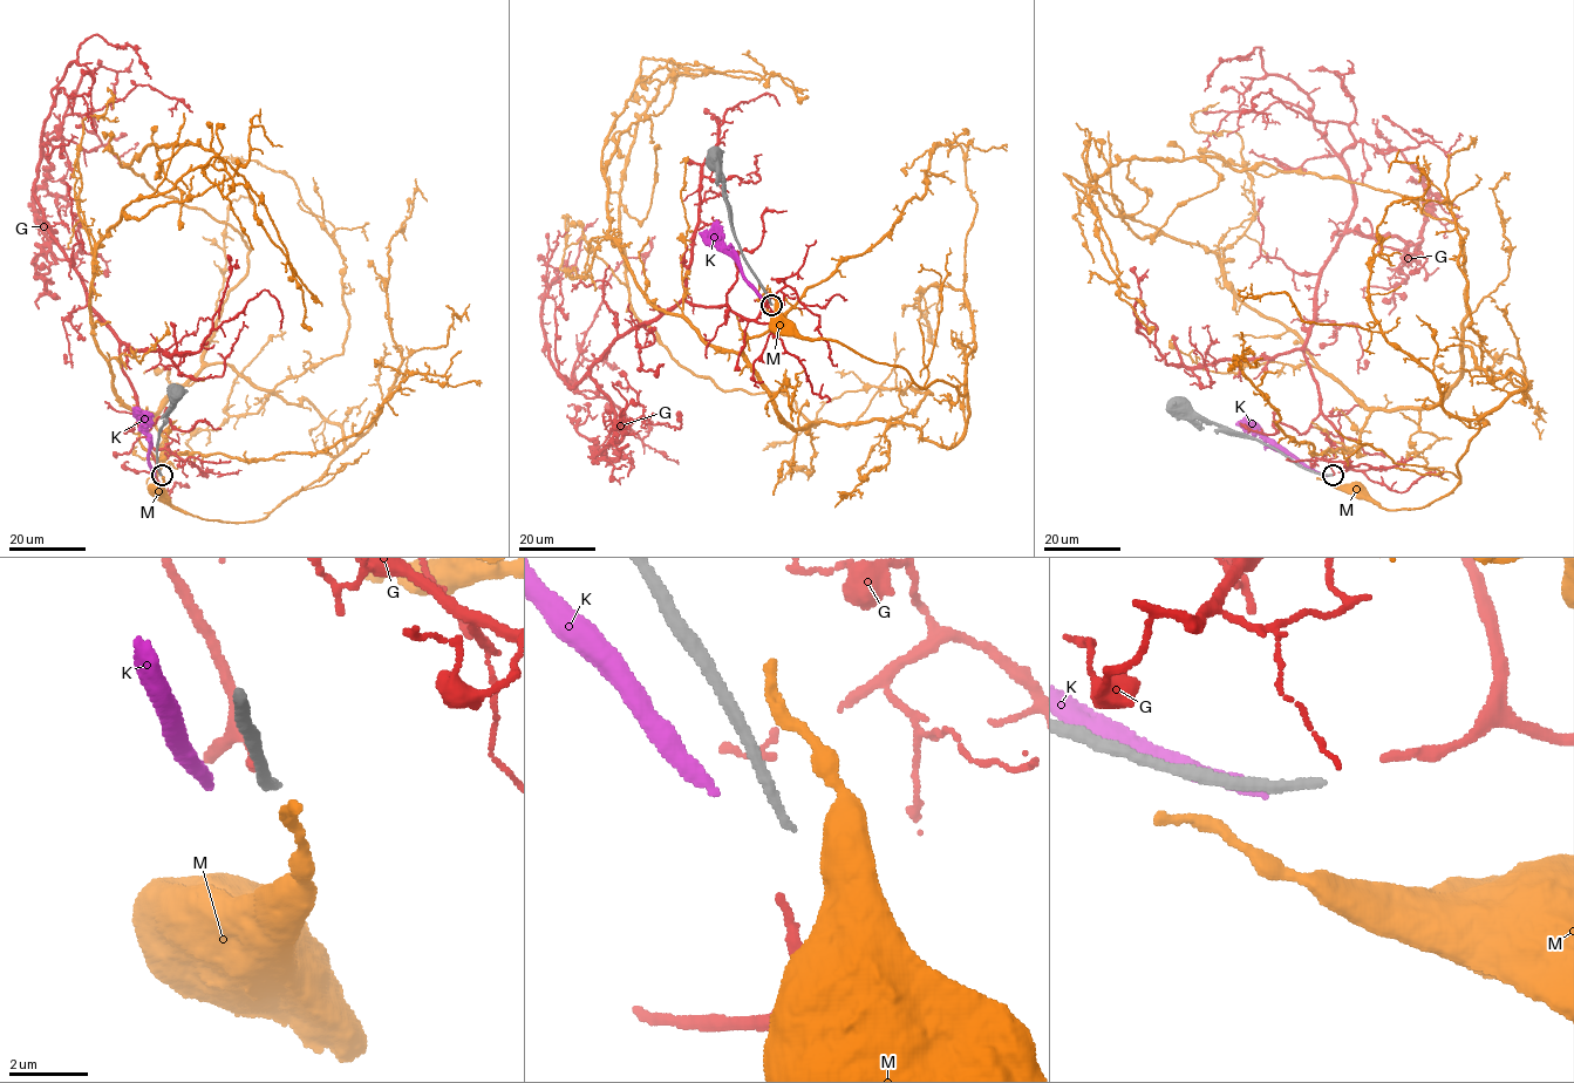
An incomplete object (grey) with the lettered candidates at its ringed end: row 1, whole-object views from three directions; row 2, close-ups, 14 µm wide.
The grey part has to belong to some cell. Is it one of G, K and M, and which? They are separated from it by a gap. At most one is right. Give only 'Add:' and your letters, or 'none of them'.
Add: none of them

